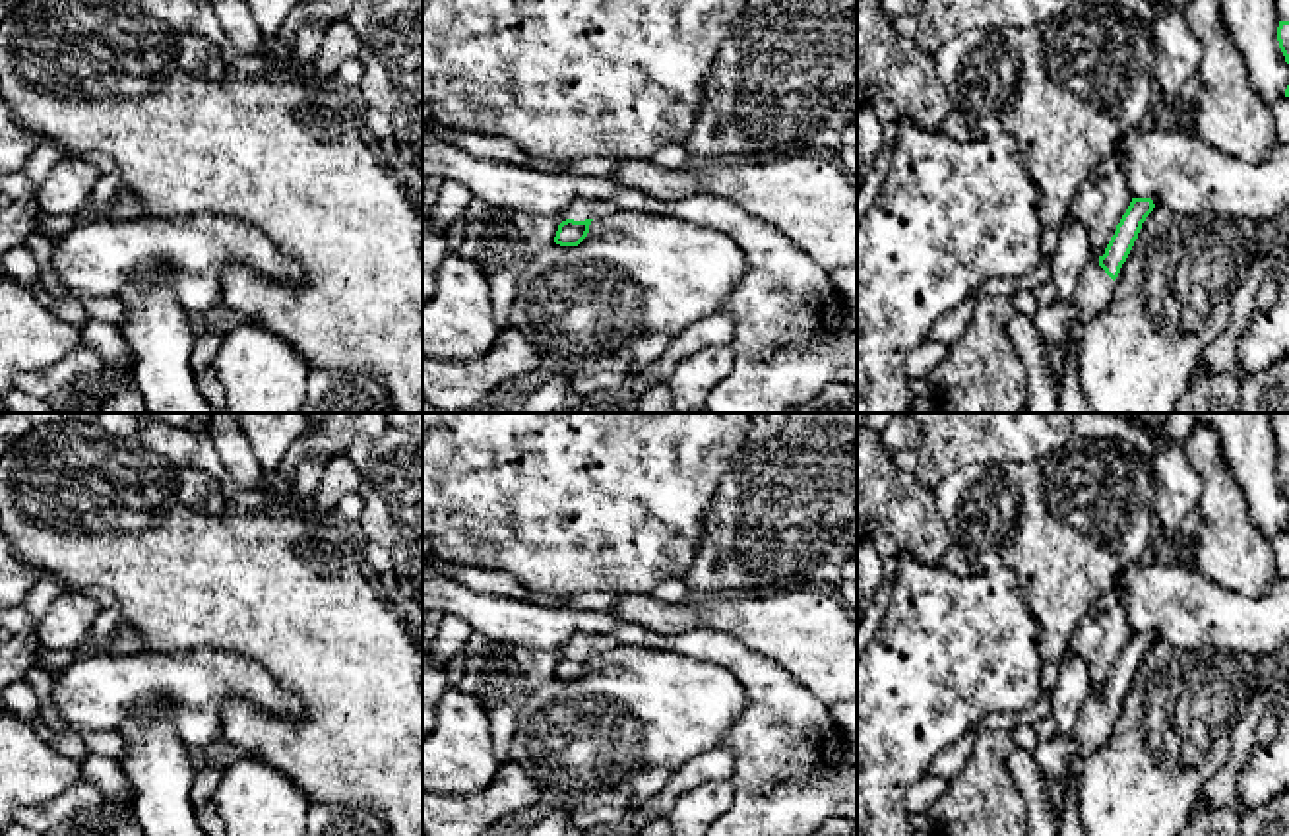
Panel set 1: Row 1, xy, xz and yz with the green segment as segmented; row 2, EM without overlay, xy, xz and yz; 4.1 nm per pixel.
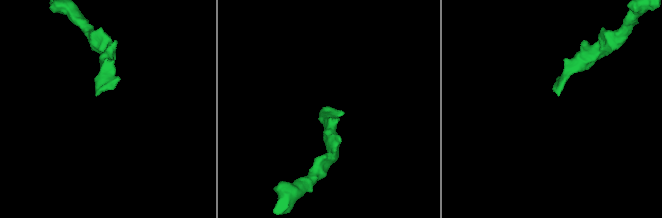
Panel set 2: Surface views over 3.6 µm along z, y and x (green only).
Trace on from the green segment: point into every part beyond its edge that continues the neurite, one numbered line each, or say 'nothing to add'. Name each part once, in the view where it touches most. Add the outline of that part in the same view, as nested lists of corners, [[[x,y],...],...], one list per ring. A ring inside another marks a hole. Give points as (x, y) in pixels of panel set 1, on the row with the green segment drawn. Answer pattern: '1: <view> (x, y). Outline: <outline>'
1: xz (578, 210). Outline: [[[574,202],[566,209],[562,209],[558,215],[562,221],[566,219],[585,221],[585,219],[609,217],[616,211],[618,211],[616,204],[613,202]]]

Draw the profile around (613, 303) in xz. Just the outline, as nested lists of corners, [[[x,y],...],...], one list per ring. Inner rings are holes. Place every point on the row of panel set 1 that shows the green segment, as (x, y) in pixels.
[[[616,211],[593,219],[578,246],[554,242],[527,262],[508,322],[523,334],[550,374],[634,376],[690,324],[721,310],[744,272],[744,252],[717,229]]]

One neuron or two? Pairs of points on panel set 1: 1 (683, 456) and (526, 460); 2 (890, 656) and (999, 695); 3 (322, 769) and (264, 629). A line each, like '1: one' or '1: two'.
1: one
2: one
3: one

